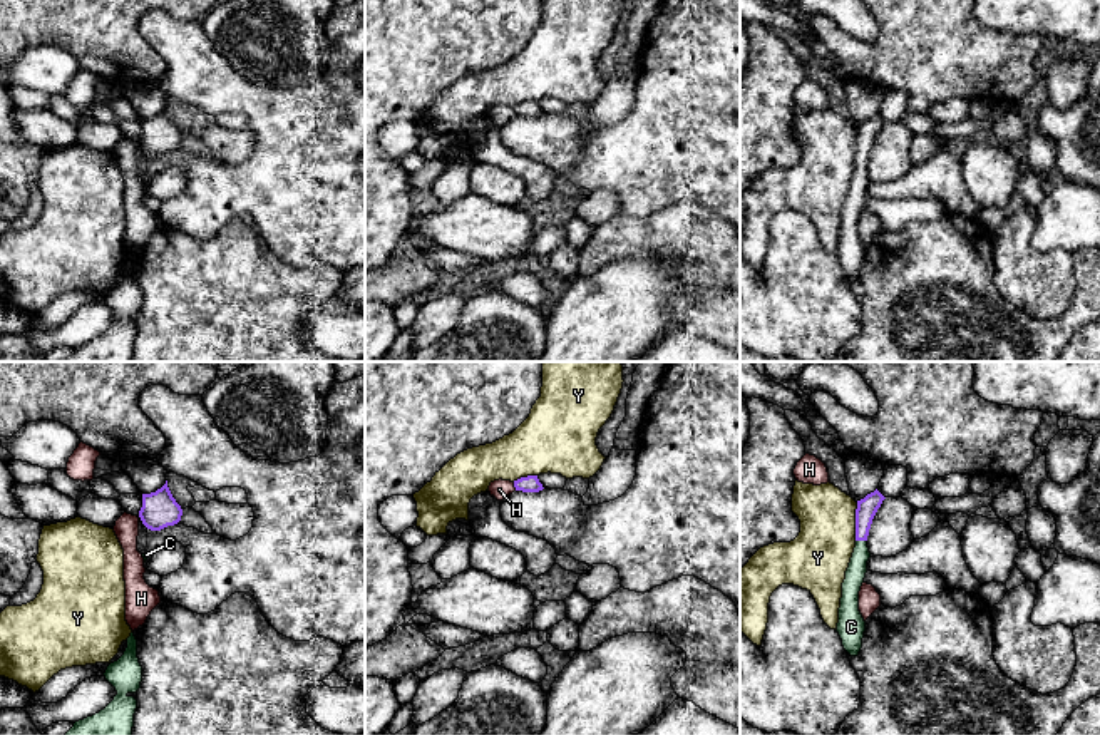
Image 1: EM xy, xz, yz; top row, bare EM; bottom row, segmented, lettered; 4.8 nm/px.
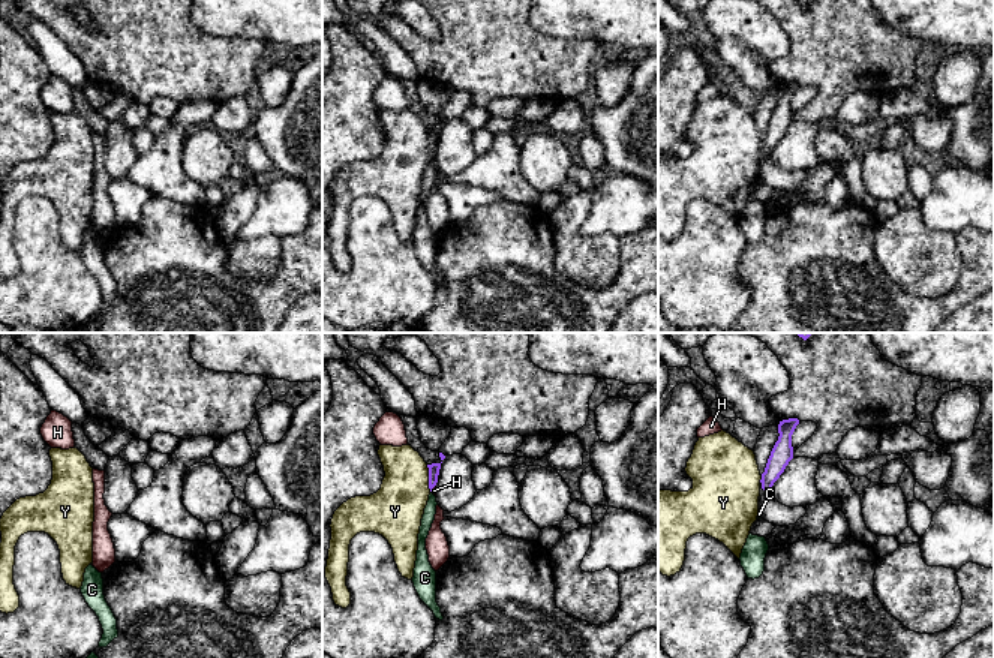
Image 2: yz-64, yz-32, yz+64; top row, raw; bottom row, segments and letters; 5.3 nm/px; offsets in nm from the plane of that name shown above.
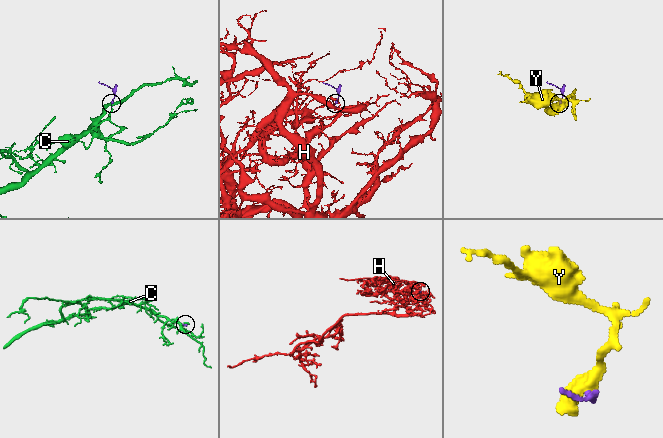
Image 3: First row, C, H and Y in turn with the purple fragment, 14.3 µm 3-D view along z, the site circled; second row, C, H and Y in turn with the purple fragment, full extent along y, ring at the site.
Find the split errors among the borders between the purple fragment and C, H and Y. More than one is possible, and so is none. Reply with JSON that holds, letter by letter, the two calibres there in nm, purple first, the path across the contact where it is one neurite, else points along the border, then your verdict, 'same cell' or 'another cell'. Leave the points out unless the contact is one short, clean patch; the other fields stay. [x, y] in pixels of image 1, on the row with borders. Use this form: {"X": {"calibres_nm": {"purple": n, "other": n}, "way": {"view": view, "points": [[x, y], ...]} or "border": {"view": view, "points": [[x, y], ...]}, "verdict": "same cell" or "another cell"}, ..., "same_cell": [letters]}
{"C": {"calibres_nm": {"purple": 100, "other": 100}, "way": {"view": "yz", "points": [[866, 509], [861, 539], [861, 556], [854, 576]]}, "verdict": "same cell"}, "H": {"calibres_nm": {"purple": 80, "other": 90}, "border": {"view": "xz", "points": [[513, 483], [516, 489]]}, "verdict": "another cell"}, "Y": {"calibres_nm": {"purple": 100, "other": 300}, "border": {"view": "yz", "points": [[858, 503], [854, 539]]}, "verdict": "another cell"}, "same_cell": ["C"]}

